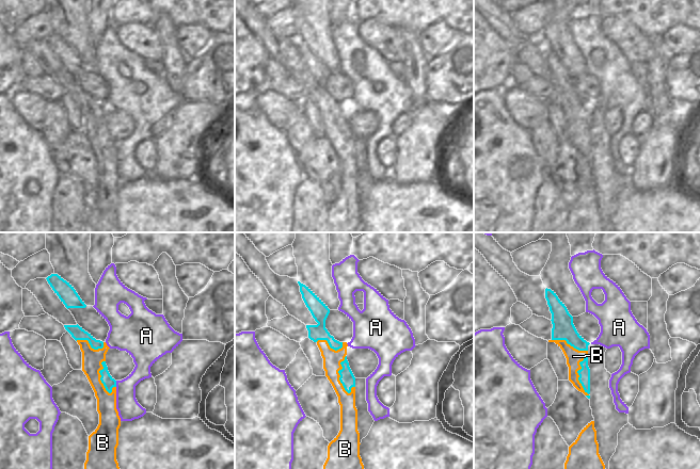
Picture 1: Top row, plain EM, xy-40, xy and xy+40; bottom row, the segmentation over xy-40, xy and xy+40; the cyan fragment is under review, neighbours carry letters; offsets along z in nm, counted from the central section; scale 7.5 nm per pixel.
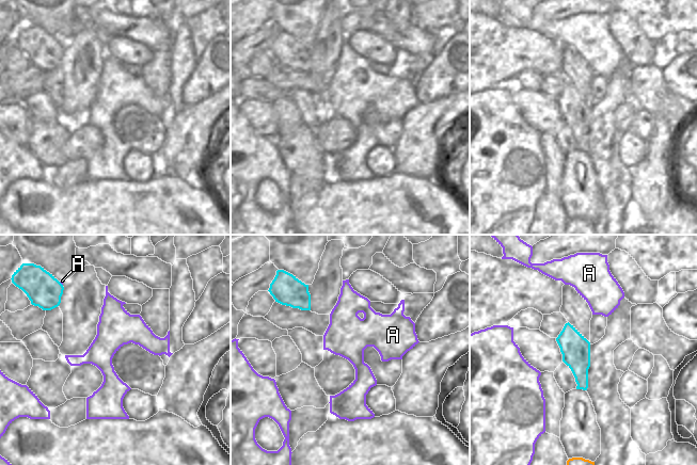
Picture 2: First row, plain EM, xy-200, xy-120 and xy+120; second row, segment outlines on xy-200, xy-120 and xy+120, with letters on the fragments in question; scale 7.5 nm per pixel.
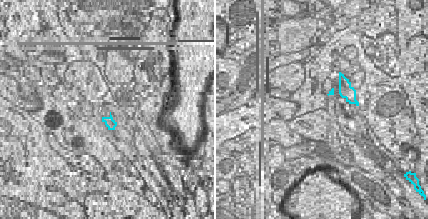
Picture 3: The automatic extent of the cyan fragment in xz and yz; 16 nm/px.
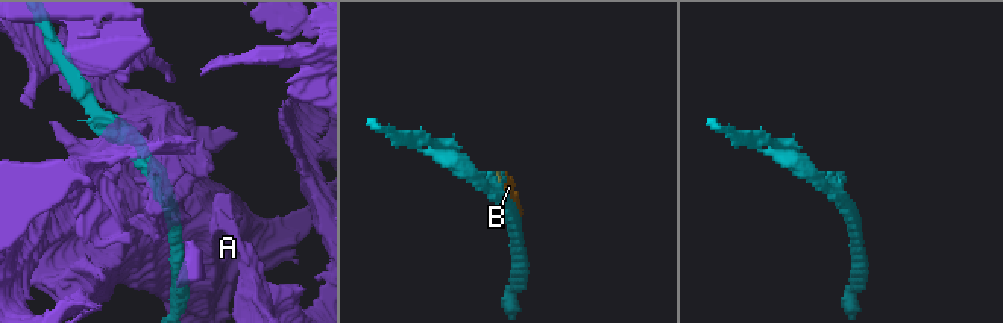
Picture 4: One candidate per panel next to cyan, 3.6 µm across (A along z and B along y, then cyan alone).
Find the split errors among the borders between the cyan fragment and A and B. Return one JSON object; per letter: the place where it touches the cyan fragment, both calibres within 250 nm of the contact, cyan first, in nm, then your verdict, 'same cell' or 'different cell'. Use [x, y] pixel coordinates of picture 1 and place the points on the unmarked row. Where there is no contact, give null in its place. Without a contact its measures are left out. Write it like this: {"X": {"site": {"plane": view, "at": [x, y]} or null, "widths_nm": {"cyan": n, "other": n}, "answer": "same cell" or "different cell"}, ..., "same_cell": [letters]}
{"A": {"site": {"plane": "xy-40", "at": [115, 145]}, "widths_nm": {"cyan": 90, "other": 170}, "answer": "different cell"}, "B": {"site": {"plane": "xy", "at": [339, 135]}, "widths_nm": {"cyan": 110, "other": 140}, "answer": "different cell"}, "same_cell": []}

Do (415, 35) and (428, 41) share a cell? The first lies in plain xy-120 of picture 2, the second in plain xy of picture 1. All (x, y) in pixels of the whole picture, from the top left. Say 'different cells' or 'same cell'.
same cell

